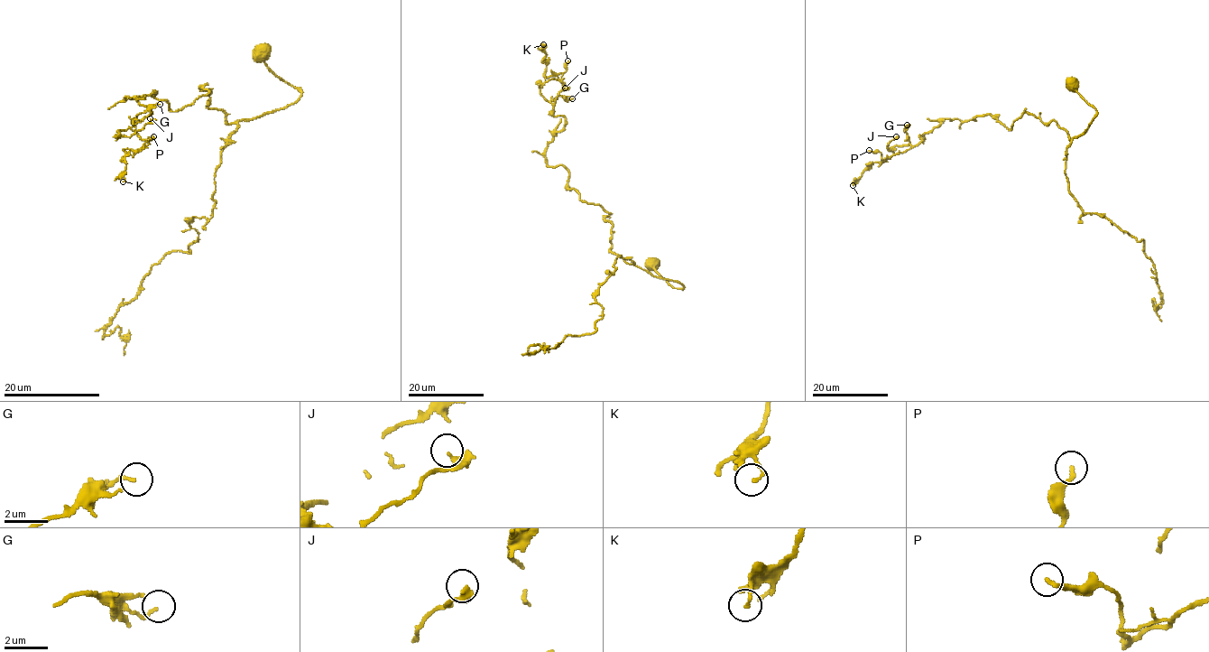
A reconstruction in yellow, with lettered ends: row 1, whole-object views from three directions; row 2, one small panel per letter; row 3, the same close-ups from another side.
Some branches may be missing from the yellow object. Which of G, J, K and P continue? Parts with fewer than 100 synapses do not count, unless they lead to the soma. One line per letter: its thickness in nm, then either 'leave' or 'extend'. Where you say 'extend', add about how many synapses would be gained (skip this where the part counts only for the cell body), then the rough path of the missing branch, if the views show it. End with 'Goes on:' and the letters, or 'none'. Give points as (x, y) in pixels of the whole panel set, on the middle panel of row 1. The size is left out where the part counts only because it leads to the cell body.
G: calibre 140 nm; leave
J: calibre 200 nm; leave
K: calibre 150 nm; leave
P: calibre 180 nm; leave
Goes on: none

